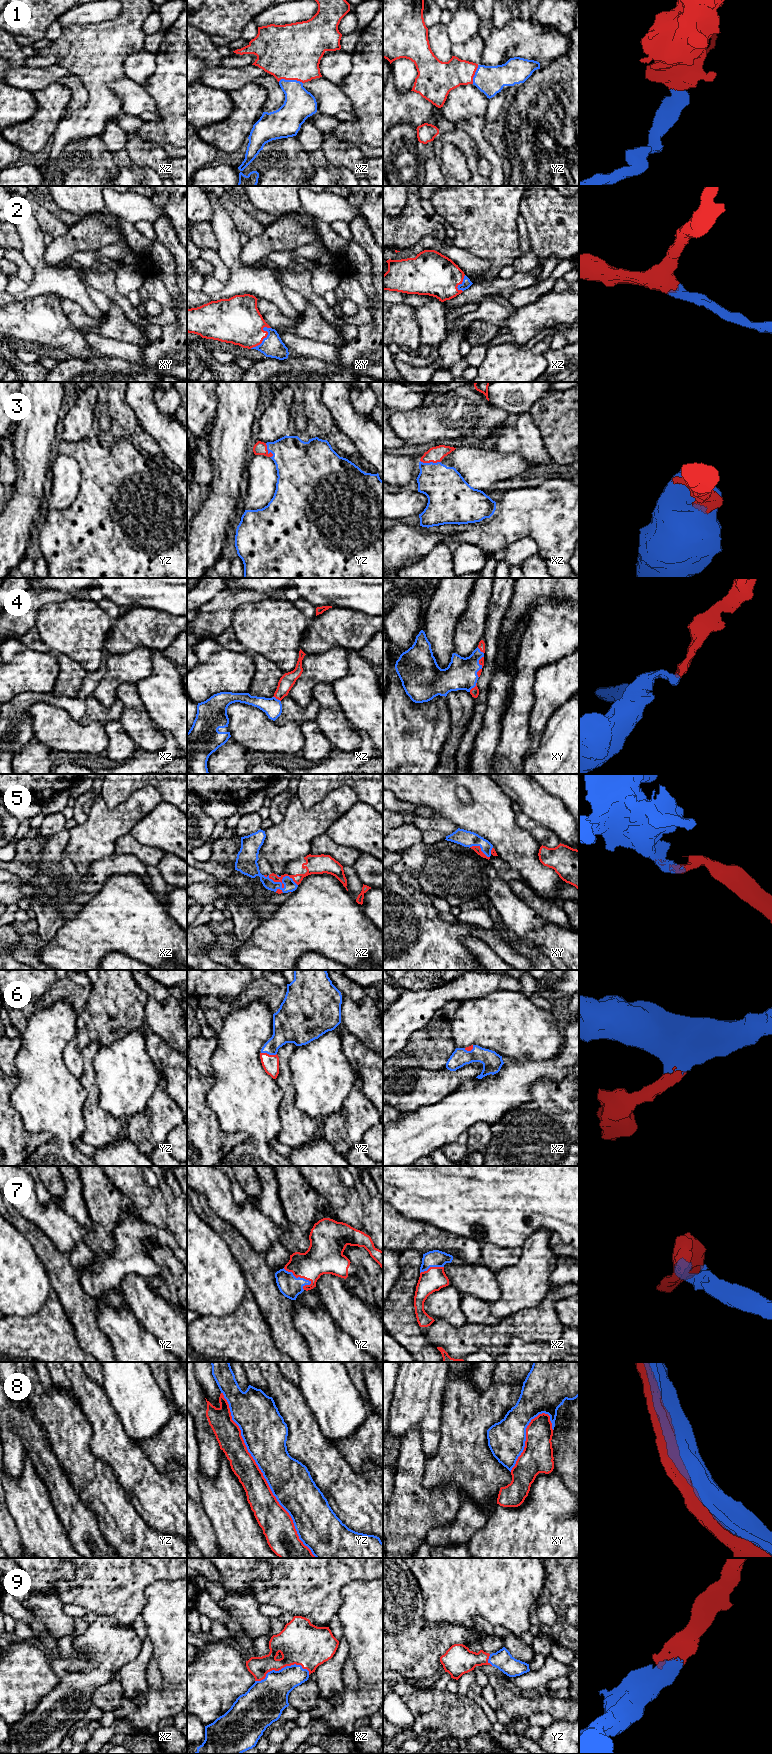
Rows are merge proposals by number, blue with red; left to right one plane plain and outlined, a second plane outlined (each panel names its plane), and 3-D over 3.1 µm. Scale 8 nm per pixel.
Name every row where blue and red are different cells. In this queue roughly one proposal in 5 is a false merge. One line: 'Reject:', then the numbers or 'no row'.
Reject: no row

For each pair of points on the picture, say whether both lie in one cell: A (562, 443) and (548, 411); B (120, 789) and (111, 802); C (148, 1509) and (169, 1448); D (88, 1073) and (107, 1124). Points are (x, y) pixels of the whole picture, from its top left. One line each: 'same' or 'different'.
A: same
B: same
C: different
D: same

